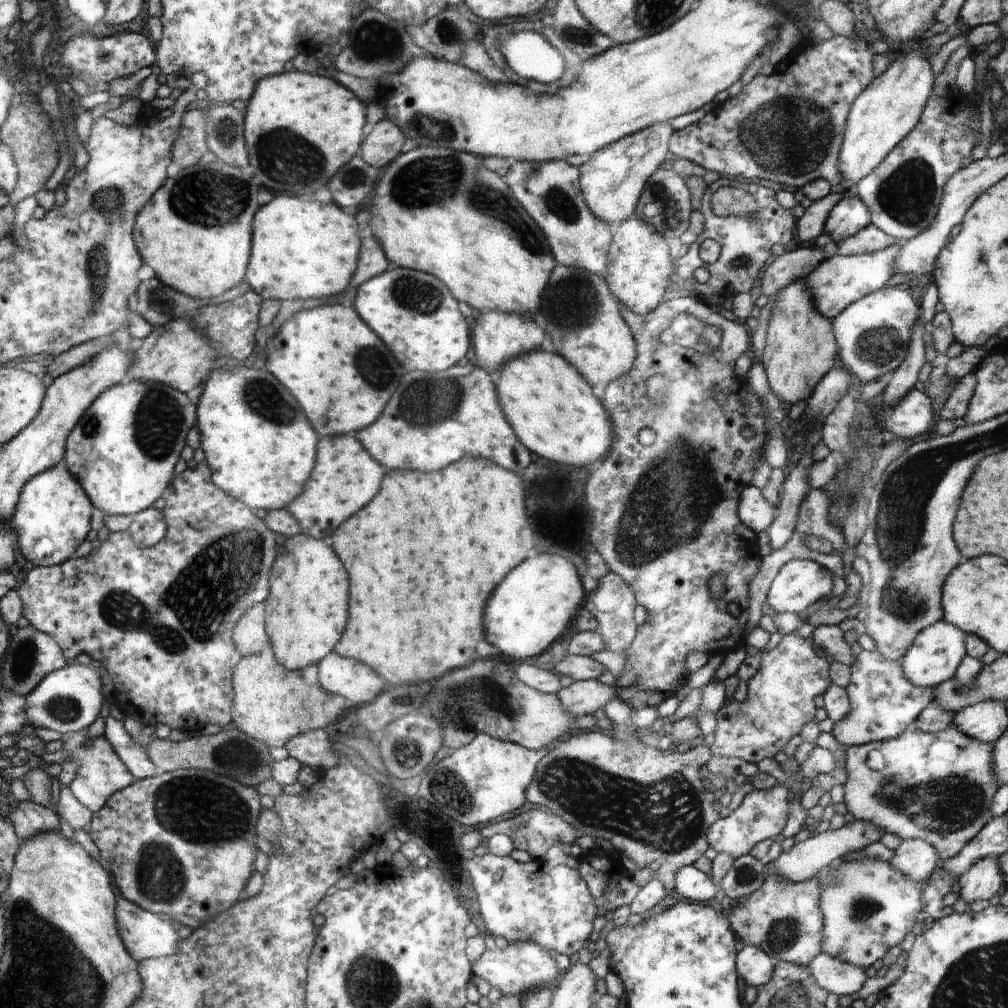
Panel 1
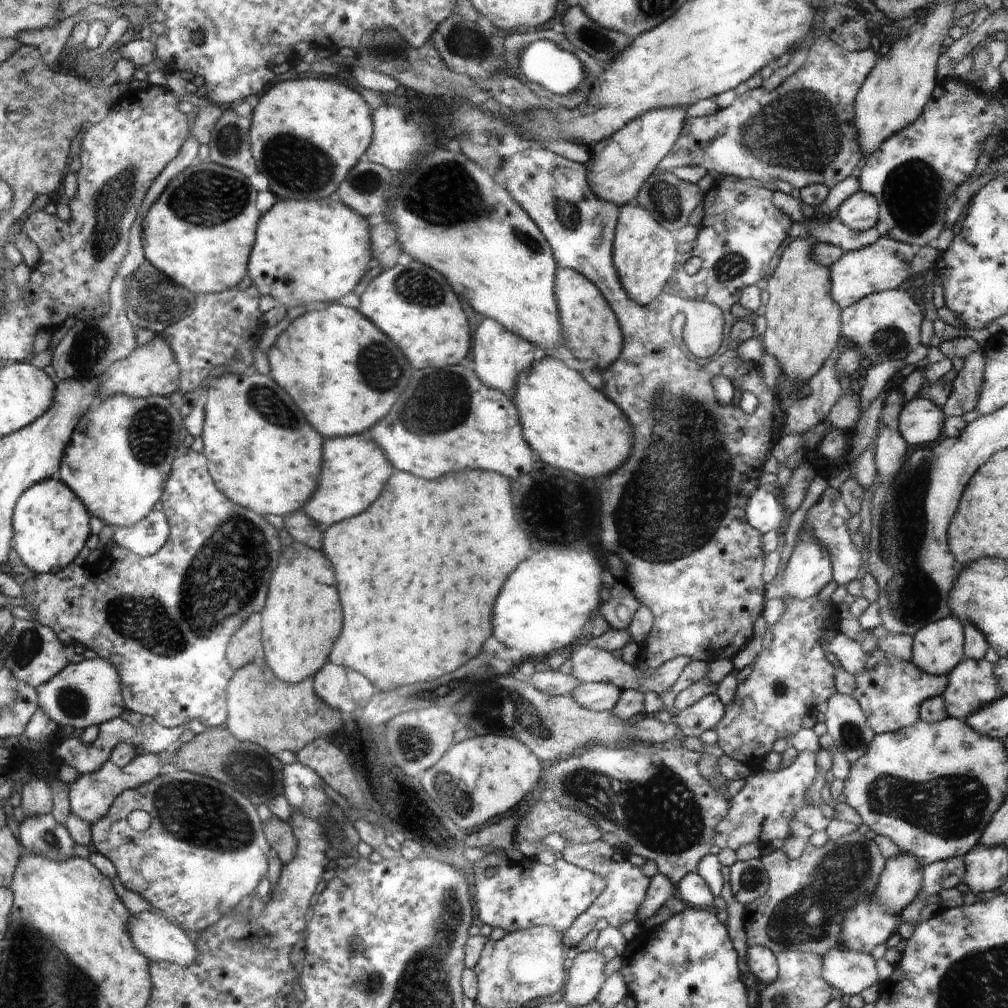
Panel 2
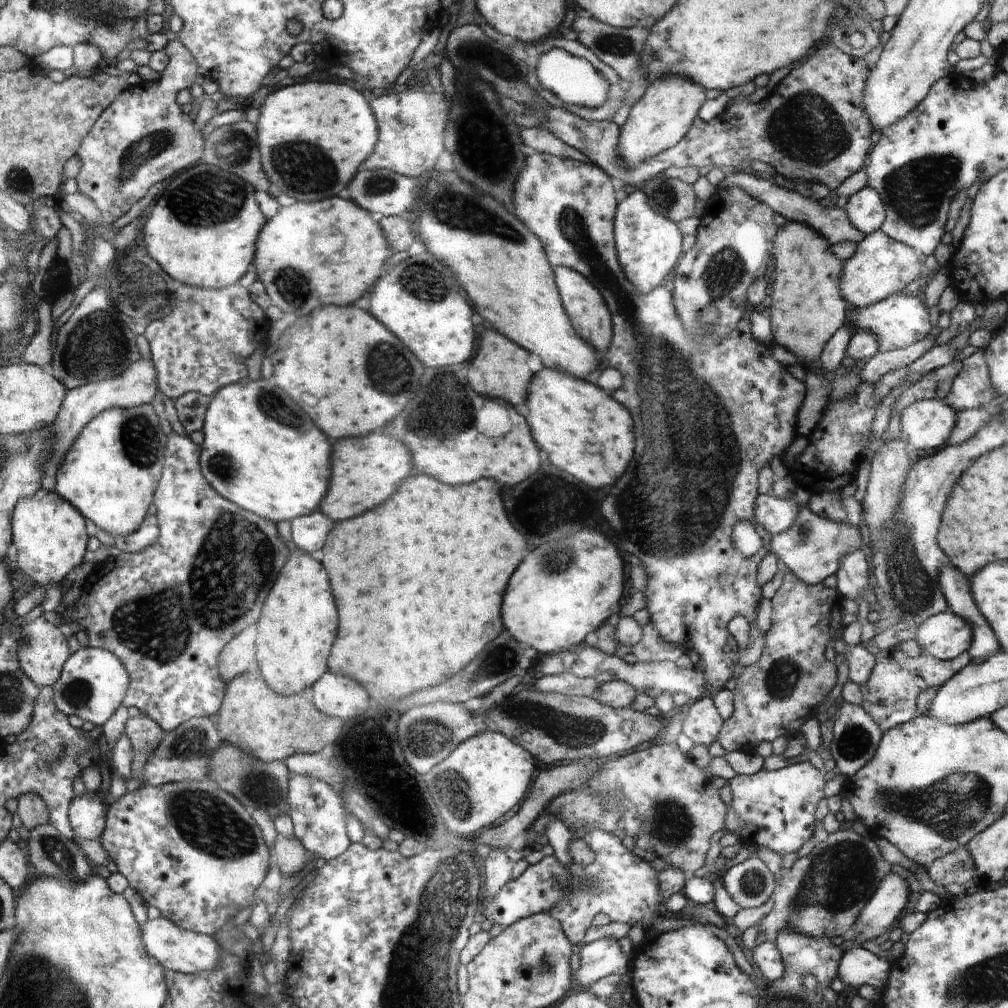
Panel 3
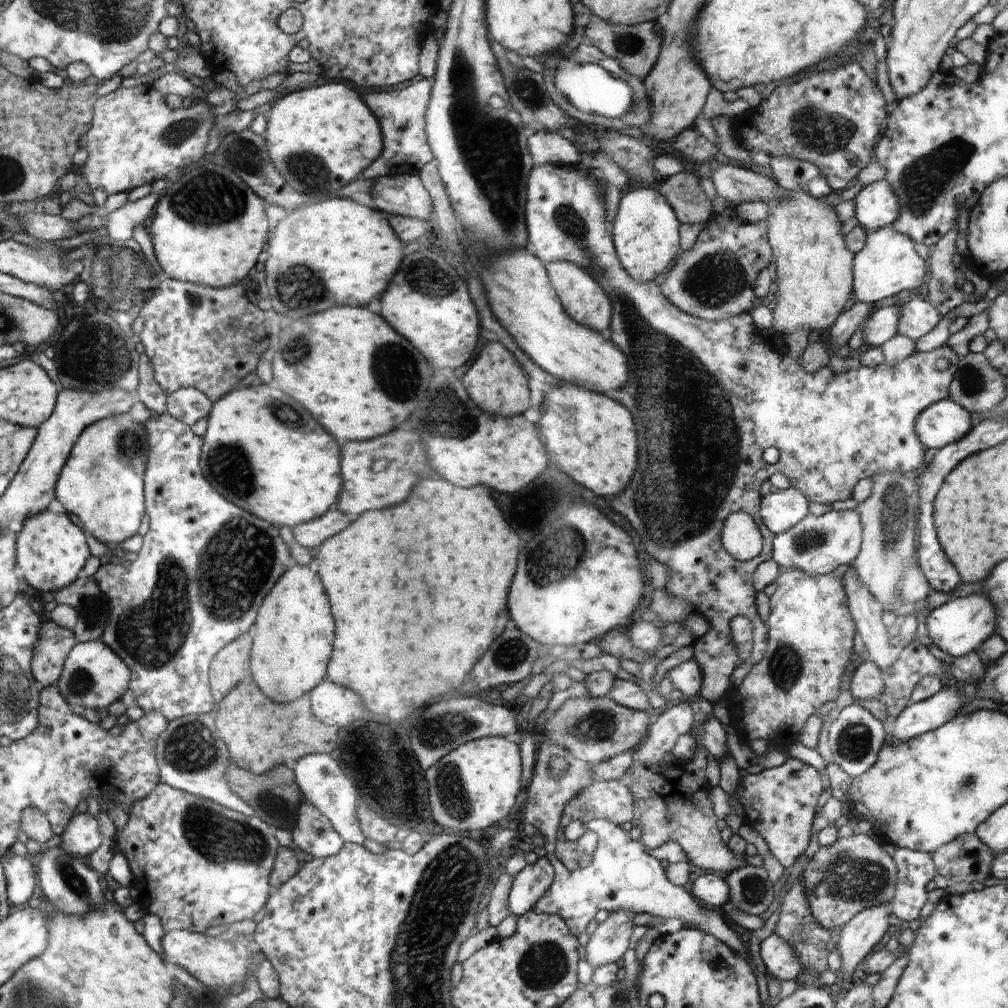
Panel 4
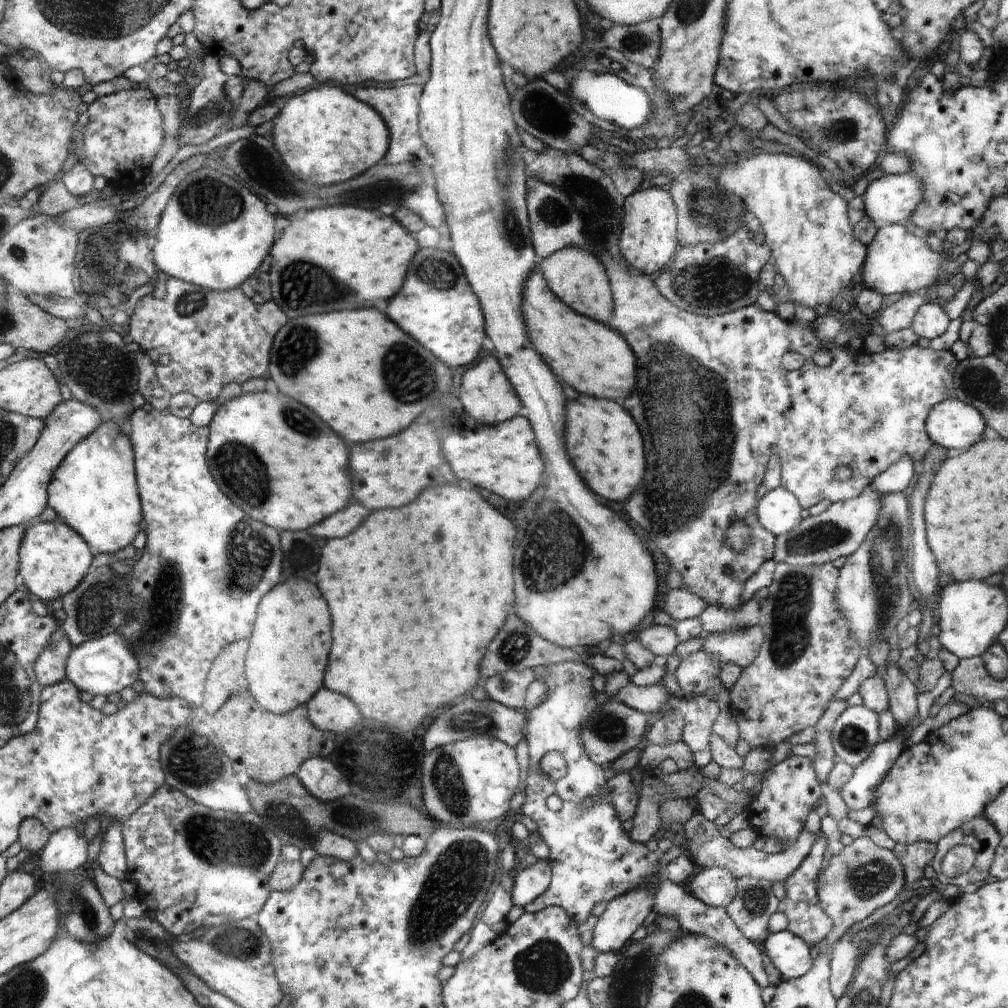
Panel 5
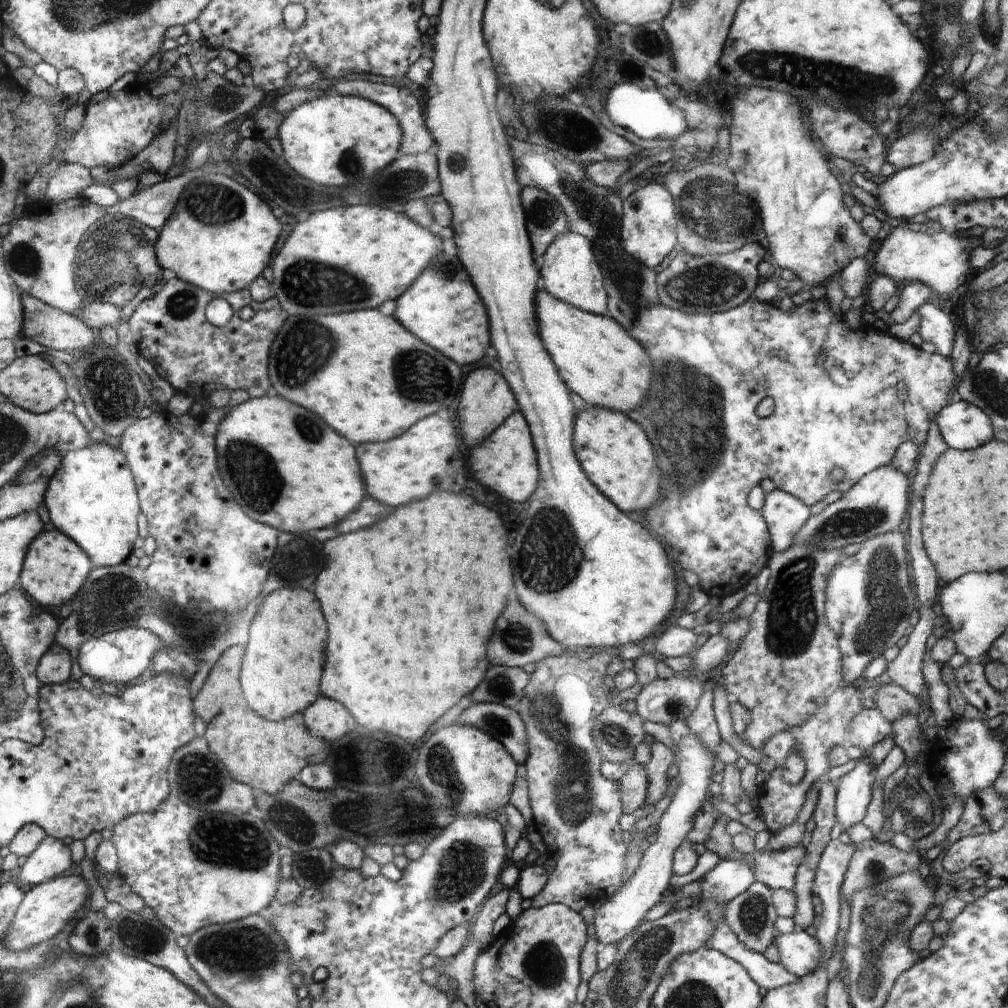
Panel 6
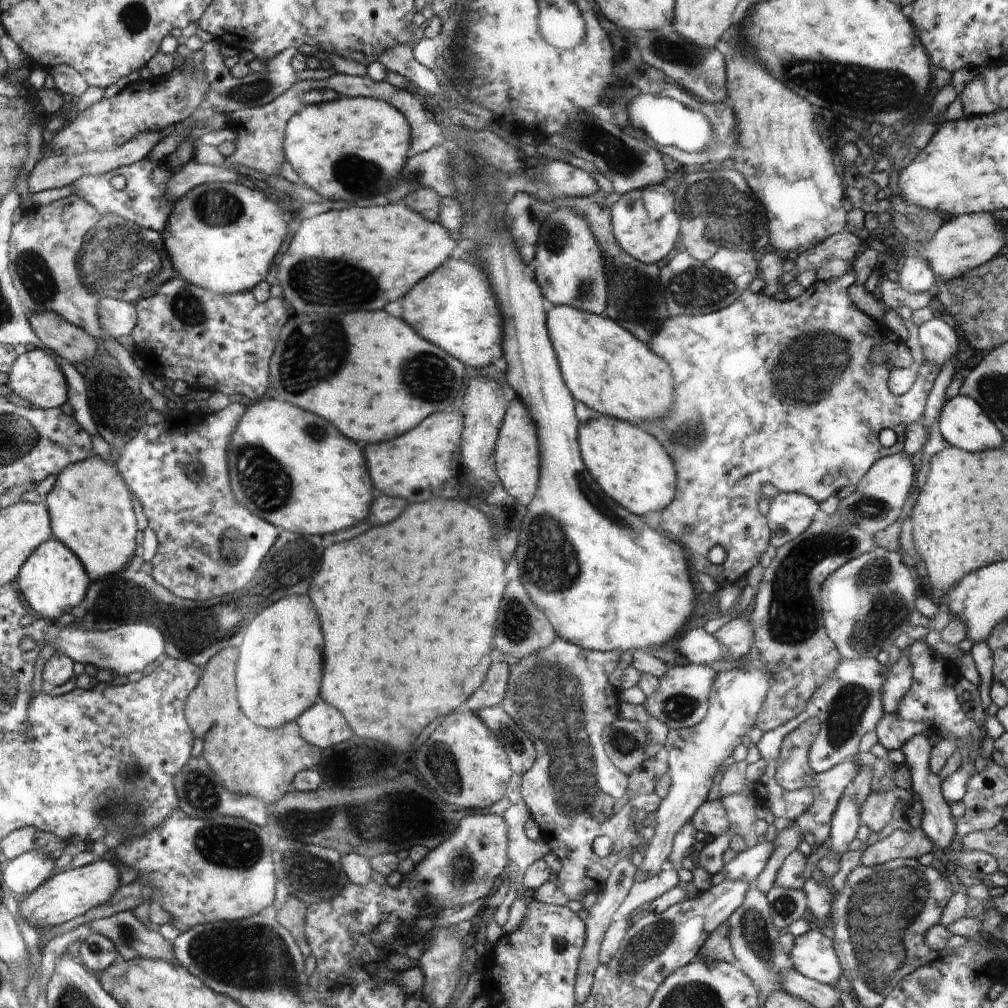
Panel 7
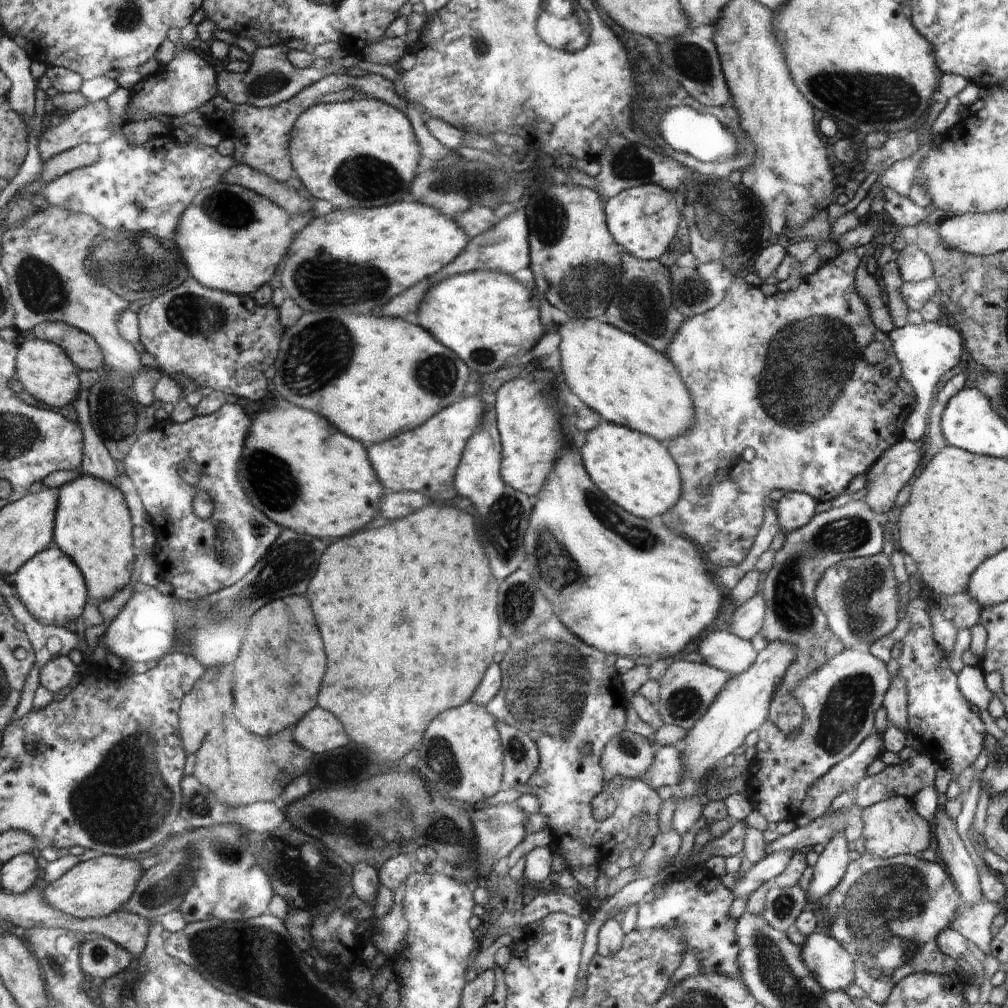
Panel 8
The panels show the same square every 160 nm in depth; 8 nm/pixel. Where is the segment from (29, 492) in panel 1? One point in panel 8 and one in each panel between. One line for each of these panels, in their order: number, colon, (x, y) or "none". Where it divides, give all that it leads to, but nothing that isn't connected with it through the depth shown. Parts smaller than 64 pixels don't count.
2: (51, 525)
3: (51, 535)
4: (52, 550)
5: (55, 559)
6: (54, 571)
7: (53, 581)
8: (51, 586)

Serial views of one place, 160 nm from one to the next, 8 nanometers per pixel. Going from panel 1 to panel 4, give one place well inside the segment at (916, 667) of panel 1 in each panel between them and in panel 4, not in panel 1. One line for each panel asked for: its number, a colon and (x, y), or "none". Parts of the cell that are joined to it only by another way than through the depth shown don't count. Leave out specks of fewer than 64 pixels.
2: (937, 648)
3: (945, 636)
4: (962, 624)

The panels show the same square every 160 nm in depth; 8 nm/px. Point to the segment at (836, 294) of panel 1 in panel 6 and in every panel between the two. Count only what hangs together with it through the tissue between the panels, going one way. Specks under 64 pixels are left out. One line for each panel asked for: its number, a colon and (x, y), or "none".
2: (884, 265)
3: (880, 267)
4: (888, 263)
5: (897, 261)
6: (939, 260)

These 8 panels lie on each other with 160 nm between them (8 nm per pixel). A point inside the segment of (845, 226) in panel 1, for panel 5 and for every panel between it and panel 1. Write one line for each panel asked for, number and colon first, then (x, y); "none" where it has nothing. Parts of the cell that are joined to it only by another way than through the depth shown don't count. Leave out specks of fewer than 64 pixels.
2: (859, 212)
3: (865, 209)
4: (877, 206)
5: (893, 198)

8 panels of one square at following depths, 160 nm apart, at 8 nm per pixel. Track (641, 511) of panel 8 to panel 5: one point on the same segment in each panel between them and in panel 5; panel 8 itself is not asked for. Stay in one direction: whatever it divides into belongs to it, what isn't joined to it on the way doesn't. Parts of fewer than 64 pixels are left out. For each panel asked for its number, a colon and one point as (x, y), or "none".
5: (603, 443)
6: (614, 451)
7: (629, 465)

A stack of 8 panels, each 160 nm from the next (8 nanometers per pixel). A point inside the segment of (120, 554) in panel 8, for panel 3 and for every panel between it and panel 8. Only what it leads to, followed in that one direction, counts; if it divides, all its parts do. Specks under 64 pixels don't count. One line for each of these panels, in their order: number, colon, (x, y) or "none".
3: (111, 472)
4: (103, 484)
5: (95, 490)
6: (92, 497)
7: (90, 507)

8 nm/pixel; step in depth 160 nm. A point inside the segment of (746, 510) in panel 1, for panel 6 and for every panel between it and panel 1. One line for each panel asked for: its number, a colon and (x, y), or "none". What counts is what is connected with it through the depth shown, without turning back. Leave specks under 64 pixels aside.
2: (764, 511)
3: (775, 514)
4: (780, 510)
5: (779, 510)
6: (786, 514)

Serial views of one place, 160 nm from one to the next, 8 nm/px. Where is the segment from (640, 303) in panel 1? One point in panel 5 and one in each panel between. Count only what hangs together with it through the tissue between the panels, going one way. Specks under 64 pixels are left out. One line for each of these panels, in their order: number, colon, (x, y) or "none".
2: (644, 252)
3: (648, 245)
4: (646, 228)
5: (648, 239)

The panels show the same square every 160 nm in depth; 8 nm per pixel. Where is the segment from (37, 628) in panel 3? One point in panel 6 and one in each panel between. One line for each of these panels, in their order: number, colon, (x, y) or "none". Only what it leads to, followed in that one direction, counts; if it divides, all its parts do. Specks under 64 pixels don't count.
4: (54, 644)
5: (49, 668)
6: (54, 668)

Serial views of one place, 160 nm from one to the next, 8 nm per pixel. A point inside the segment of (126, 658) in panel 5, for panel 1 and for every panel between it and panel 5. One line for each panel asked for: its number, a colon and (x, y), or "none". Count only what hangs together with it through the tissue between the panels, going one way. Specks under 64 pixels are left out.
1: (70, 700)
2: (87, 692)
3: (94, 681)
4: (95, 676)

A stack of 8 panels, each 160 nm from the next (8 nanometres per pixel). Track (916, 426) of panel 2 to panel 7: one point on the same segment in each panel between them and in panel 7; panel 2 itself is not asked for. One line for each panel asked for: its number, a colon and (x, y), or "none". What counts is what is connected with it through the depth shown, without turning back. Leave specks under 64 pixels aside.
3: (926, 424)
4: (943, 422)
5: (952, 424)
6: (964, 426)
7: (962, 422)

